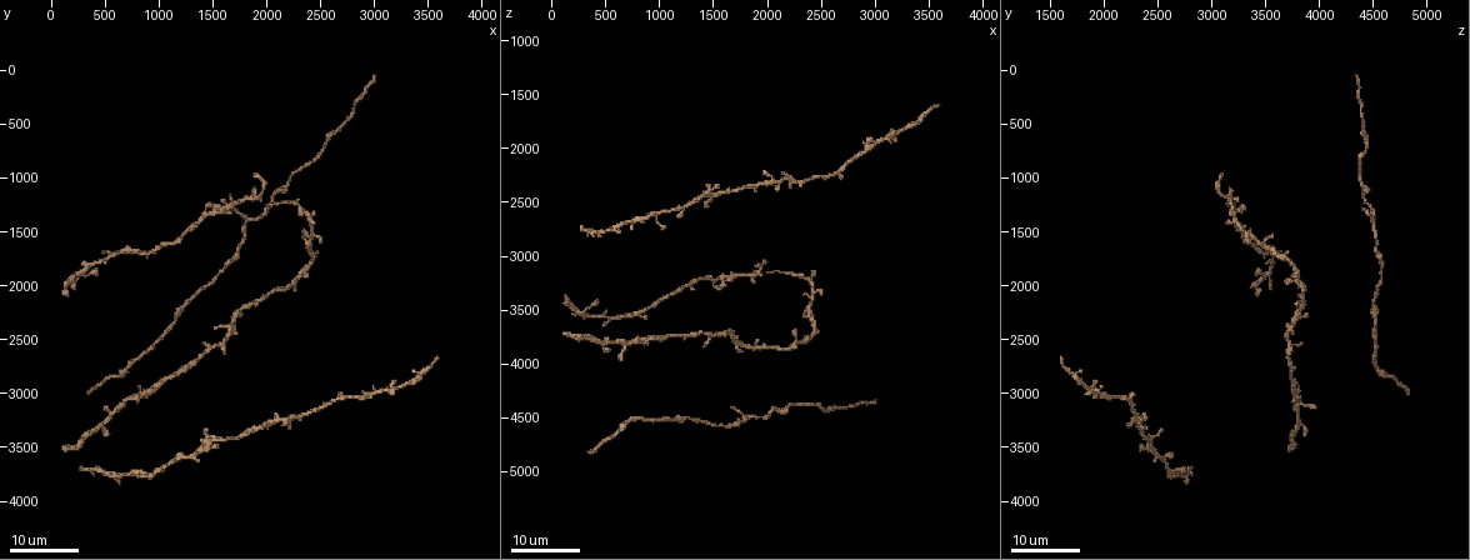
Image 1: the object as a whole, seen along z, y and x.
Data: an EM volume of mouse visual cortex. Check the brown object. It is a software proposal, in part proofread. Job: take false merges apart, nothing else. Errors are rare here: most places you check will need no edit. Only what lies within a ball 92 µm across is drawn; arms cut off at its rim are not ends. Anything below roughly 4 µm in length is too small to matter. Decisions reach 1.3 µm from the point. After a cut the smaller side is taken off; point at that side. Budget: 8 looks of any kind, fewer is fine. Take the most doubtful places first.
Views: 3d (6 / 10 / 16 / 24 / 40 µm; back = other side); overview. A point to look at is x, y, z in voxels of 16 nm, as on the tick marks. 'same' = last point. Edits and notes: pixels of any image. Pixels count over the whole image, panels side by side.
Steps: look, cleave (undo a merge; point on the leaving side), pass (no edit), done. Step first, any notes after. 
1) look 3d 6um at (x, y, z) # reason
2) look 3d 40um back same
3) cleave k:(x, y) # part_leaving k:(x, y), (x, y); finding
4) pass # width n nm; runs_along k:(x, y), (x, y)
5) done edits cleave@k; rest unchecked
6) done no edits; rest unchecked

look 3d 24um at (1920, 1180, 3160) # thin arm on a thick one

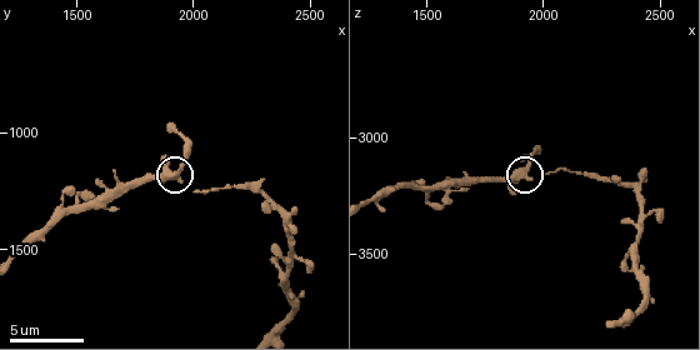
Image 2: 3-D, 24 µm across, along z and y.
look 3d 10um at (1930, 1190, 3130)

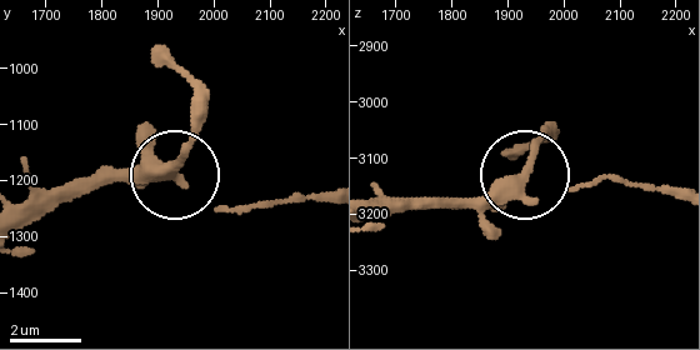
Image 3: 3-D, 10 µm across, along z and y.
pass # side_arm 5 um; continuous, no second cell

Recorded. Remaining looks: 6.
look 3d 16um at (680, 3100, 3820) # arms part here

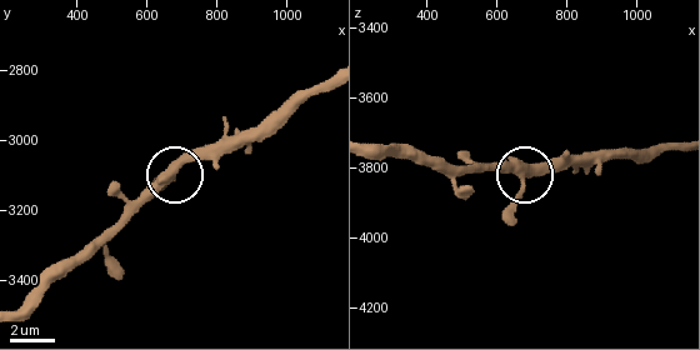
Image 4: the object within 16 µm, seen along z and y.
look 3d 10um at (670, 3090, 3830)

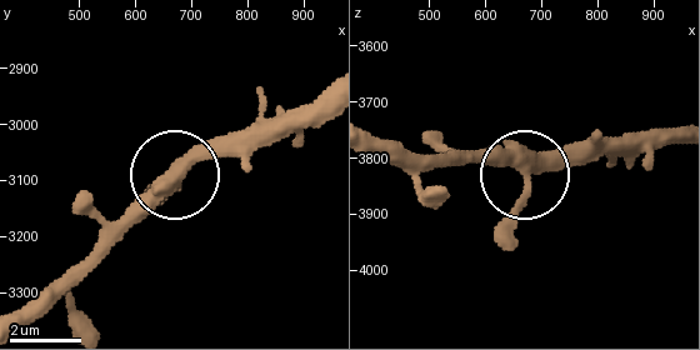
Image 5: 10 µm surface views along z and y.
pass # arms 3; all the same cell

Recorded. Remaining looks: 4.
look 3d 24um at (2280, 1280, 3160) # two arms in line, one across

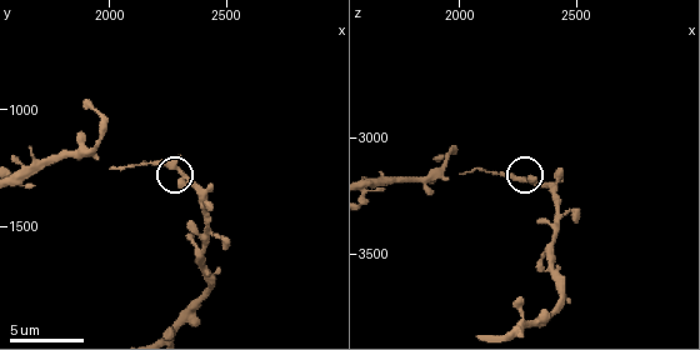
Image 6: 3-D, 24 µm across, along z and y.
look 3d 6um same # zoom in

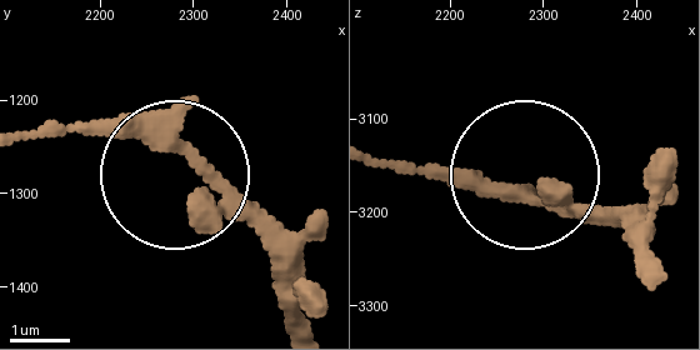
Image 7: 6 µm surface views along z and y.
pass # runs_along 7:(298, 325), (268, 251), (179, 151), (34, 131); one cell here

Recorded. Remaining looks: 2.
look 3d 16um at (700, 2800, 4560)

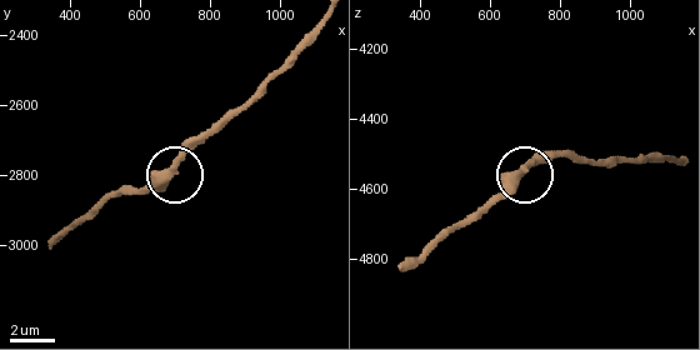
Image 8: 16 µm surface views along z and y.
look 3d 10um at (670, 2800, 4570)

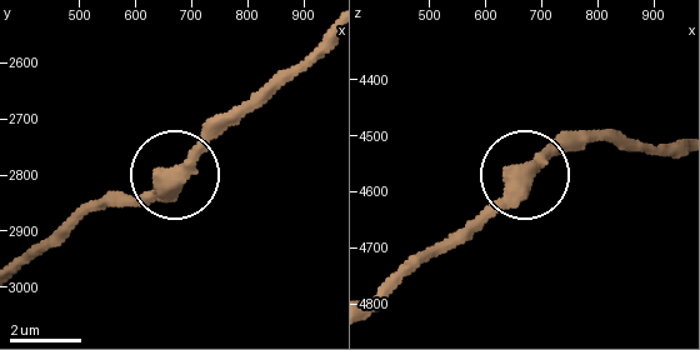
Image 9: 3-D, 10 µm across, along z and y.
pass # continuous, no second cell

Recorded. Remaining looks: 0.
done no edits; rest unchecked

